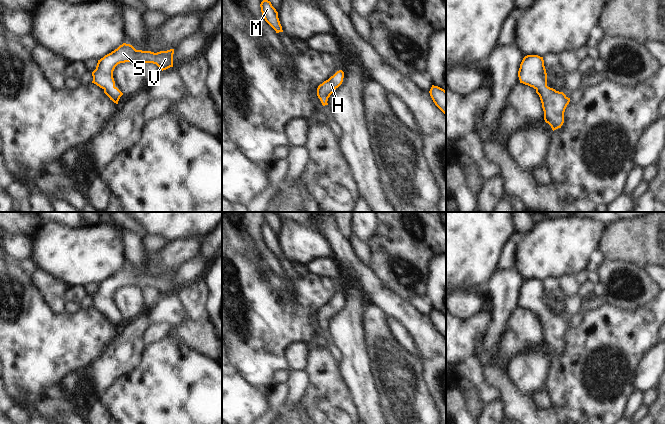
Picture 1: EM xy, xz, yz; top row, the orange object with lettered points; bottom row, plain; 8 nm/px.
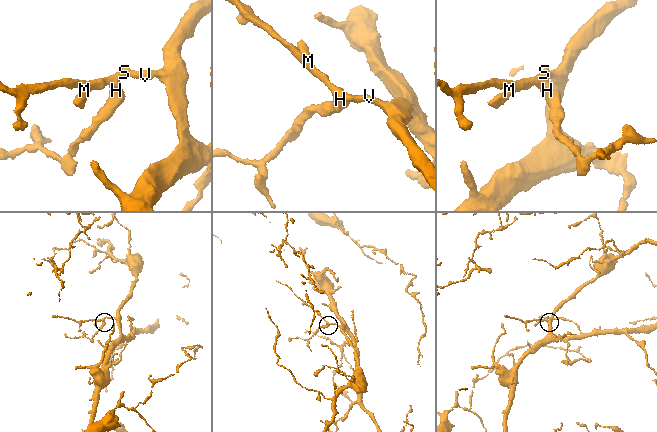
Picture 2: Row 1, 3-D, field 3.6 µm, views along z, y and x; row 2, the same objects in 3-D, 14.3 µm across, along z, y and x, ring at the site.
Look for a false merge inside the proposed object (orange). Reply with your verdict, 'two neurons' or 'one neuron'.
one neuron

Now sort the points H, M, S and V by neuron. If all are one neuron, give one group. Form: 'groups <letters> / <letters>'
groups H M S V

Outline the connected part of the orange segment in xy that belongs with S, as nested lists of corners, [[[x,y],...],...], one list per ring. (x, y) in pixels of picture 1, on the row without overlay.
[[[123,267],[117,273],[98,284],[96,293],[92,296],[92,307],[102,312],[110,324],[118,328],[120,321],[123,319],[115,310],[113,302],[113,295],[118,288],[125,286],[135,286],[141,289],[153,287],[163,295],[173,291],[173,278],[174,273],[154,277],[136,274],[132,269]]]

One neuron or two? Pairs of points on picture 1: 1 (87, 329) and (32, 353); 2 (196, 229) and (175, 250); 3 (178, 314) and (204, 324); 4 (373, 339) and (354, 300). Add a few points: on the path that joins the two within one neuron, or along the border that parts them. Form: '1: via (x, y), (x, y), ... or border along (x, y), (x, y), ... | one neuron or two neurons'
1: via (73, 341), (46, 346) | one neuron
2: border along (202, 237), (179, 238), (169, 243) | two neurons
3: border along (186, 316), (177, 326), (171, 327) | two neurons
4: border along (365, 304), (363, 312), (364, 340) | two neurons

